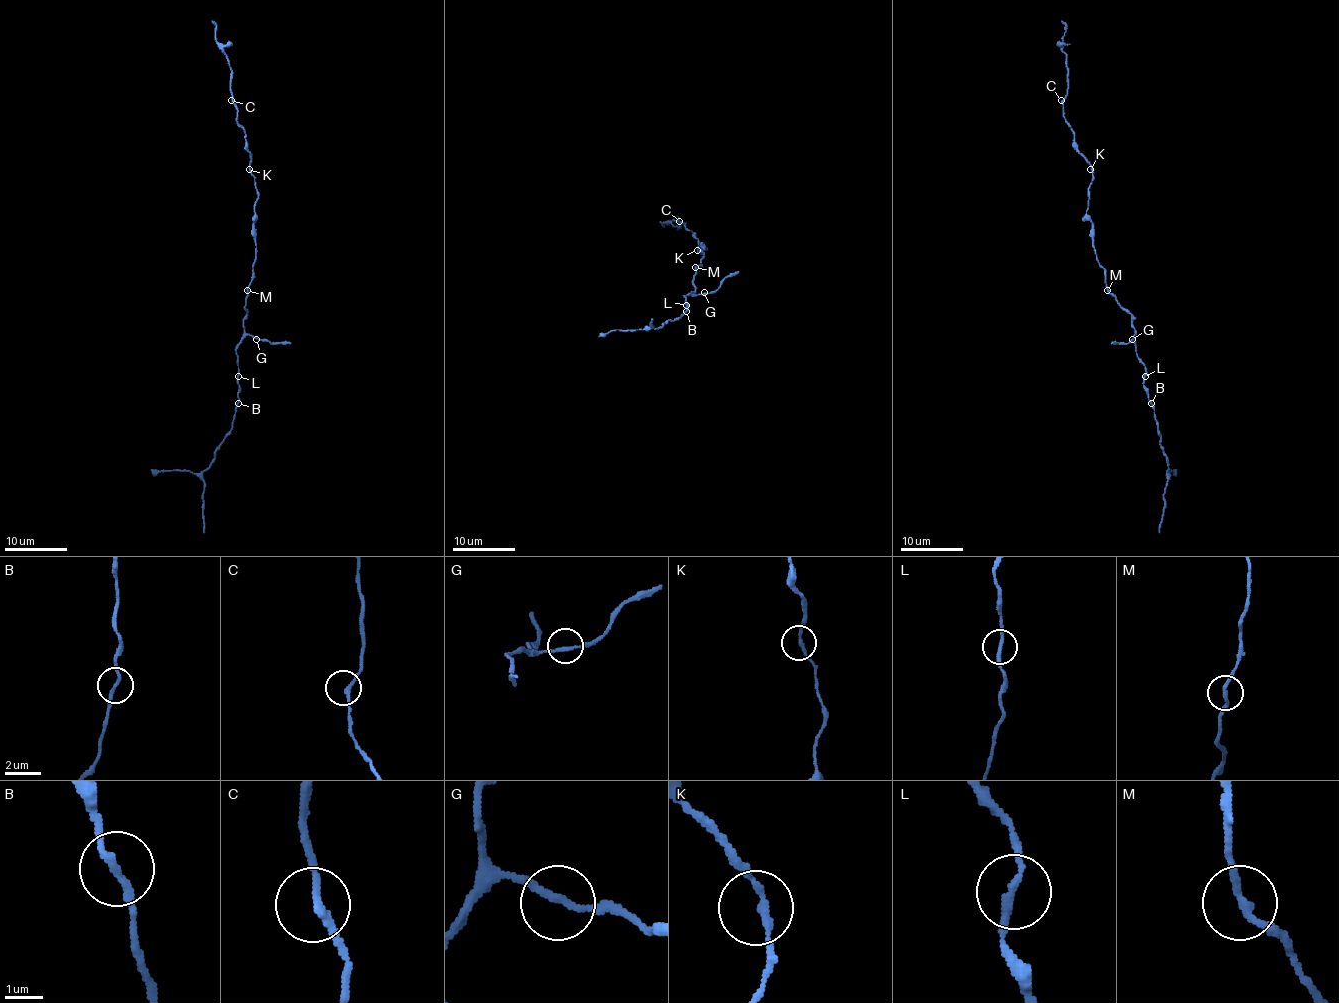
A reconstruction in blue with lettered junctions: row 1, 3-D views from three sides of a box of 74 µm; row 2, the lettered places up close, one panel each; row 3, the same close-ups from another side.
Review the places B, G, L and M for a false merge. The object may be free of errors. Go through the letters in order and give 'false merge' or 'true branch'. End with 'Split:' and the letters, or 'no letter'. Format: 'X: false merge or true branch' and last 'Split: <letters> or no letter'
B: true branch
G: true branch
L: true branch
M: true branch
Split: no letter

